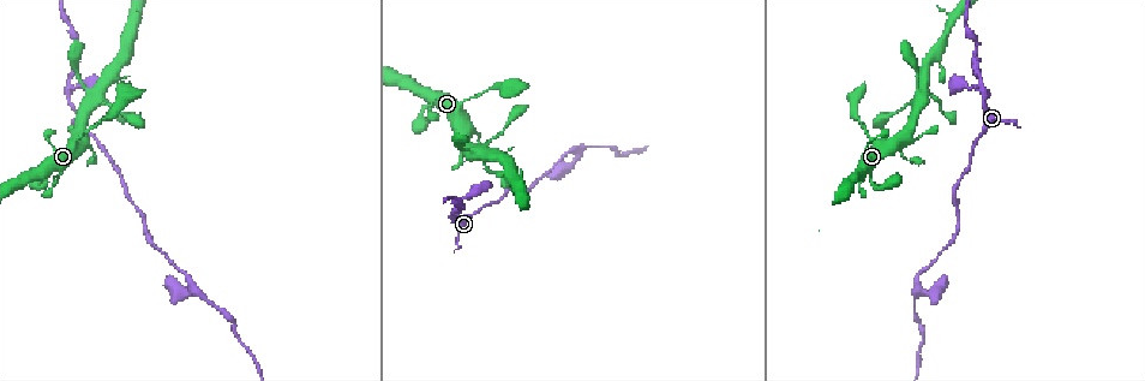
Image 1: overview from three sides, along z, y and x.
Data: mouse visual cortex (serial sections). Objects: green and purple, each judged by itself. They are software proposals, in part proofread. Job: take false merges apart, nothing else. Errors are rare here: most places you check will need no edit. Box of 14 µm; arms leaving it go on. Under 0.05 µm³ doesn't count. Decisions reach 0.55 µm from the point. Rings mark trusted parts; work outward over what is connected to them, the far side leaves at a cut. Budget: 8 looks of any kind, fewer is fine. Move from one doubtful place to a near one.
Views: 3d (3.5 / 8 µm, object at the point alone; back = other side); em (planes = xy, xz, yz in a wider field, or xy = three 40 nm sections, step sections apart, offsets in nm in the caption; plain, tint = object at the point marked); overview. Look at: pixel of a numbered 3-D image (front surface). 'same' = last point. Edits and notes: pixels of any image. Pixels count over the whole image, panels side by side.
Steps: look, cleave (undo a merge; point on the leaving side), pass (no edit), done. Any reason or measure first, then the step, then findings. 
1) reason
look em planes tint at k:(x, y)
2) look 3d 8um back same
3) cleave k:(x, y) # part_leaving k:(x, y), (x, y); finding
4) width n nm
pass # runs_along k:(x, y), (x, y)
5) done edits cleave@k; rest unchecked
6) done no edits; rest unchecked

a narrow waist
look 3d 8um at 1:(871, 183)

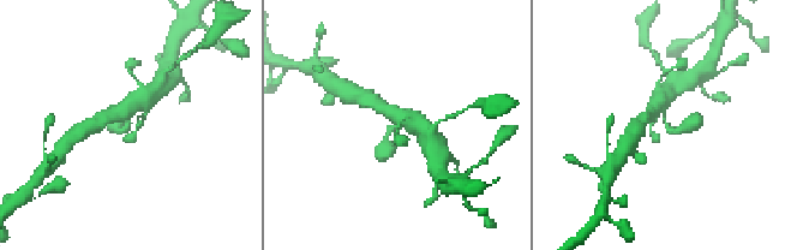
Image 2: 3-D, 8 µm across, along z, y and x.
arm_widths 250, 500 nm; shape alone is not enough
look em xy step 1 tint at 2:(128, 125)

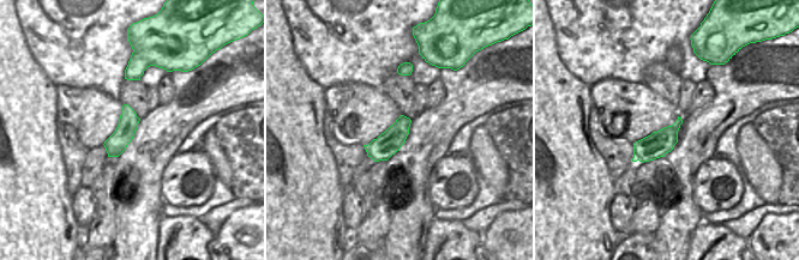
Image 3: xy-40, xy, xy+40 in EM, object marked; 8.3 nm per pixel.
width 200 nm
pass # runs_along 2:(411, 121), (400, 115), (382, 148); continuous, no second cell

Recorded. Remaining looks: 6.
three-way junction
look 3d 8um at 1:(919, 286)

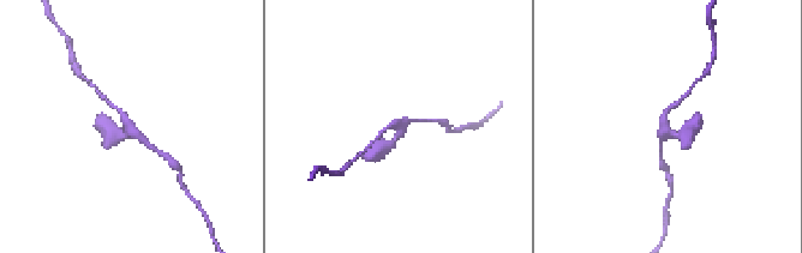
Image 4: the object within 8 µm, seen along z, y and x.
closer look
look 3d 3.5um back at 4:(399, 123)

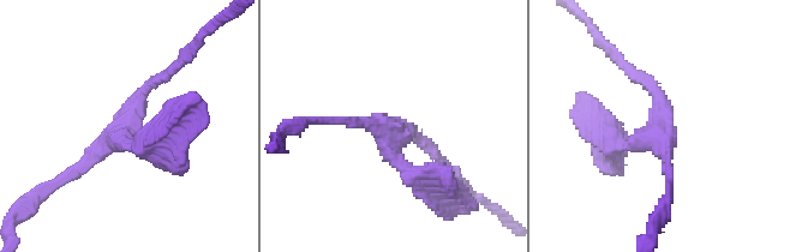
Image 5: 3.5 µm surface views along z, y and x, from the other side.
arms 3; arm_widths 150, 150, 200 nm
look em xy step 3 tint at 5:(659, 129)

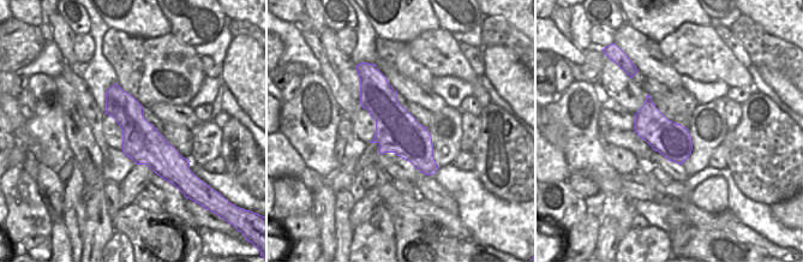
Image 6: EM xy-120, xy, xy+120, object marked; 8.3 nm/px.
pass # runs_along 6:(364, 78), (430, 172); all the same cell

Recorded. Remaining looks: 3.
thin neck
look 3d 3.5um back at 1:(68, 89)

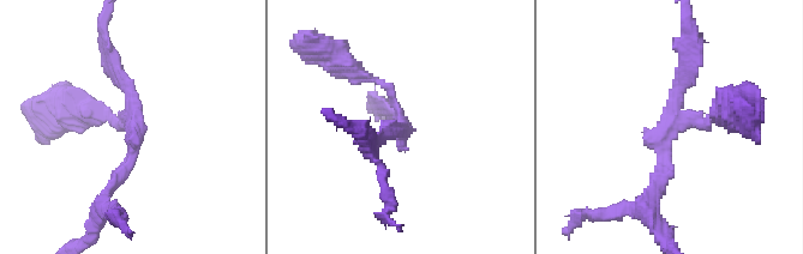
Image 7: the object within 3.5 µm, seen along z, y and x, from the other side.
arms 3; arm_widths 100, 150, 200 nm
look em xy step 2 tint at 7:(406, 125)

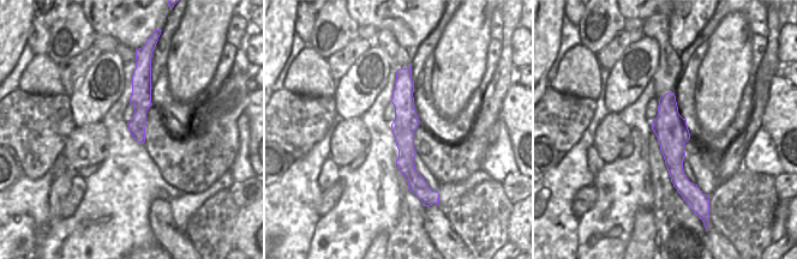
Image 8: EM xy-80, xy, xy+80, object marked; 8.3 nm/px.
cut it another way
look em xy step 1 tint same

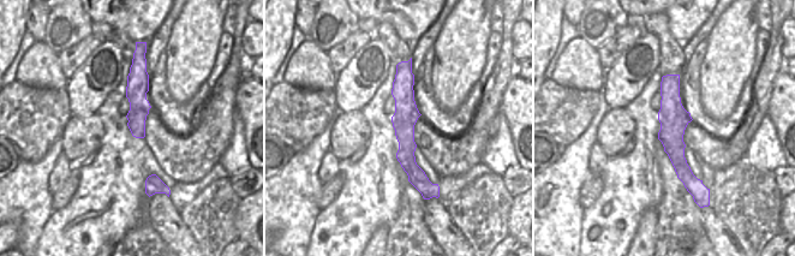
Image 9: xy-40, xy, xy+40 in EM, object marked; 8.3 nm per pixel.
cleave 7:(99, 104) # border 9:(130, 108), (148, 111); two cells meet here

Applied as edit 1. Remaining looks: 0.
done edits cleave@7; rest unchecked

